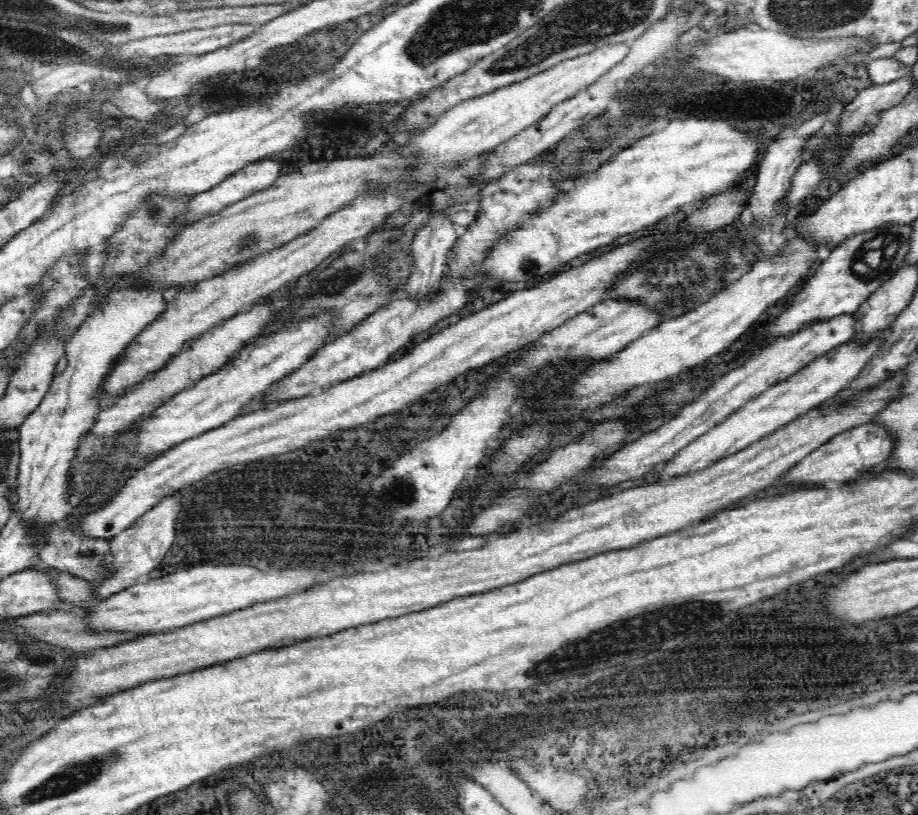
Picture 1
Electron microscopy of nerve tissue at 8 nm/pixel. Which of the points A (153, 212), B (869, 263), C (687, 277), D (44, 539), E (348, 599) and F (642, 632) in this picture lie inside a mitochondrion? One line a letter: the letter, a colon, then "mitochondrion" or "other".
A: mitochondrion
B: mitochondrion
C: mitochondrion
D: mitochondrion
E: other
F: mitochondrion

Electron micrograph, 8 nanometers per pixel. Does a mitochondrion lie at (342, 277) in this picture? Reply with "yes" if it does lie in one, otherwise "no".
yes

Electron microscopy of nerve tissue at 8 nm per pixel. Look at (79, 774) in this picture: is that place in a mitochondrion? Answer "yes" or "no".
yes

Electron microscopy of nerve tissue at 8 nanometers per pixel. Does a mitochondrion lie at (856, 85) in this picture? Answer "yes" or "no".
no

